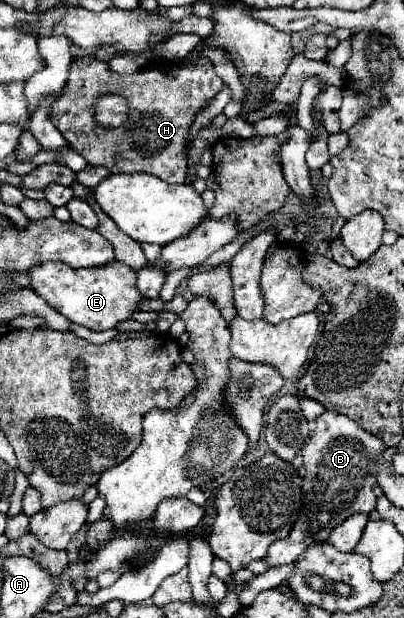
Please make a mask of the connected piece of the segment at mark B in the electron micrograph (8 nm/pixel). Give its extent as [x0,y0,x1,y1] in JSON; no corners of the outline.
[266,409,384,567]

